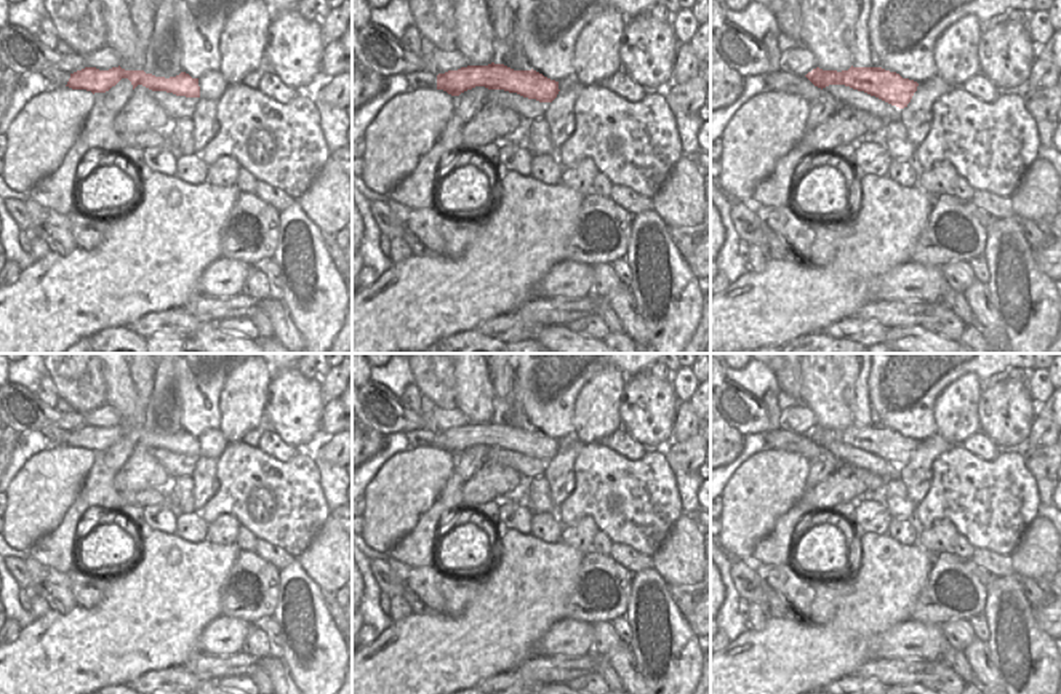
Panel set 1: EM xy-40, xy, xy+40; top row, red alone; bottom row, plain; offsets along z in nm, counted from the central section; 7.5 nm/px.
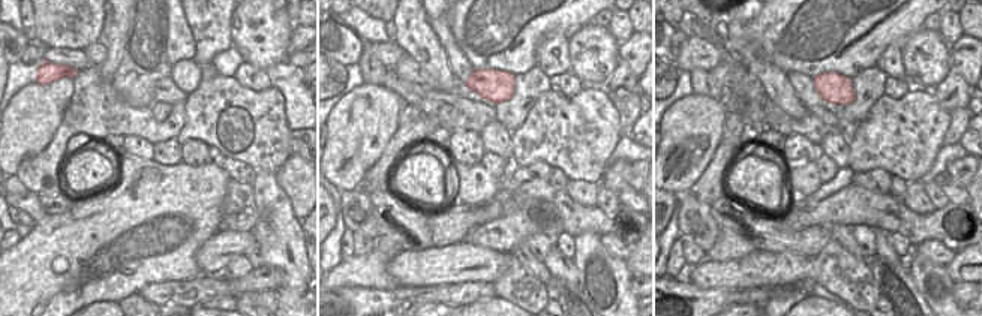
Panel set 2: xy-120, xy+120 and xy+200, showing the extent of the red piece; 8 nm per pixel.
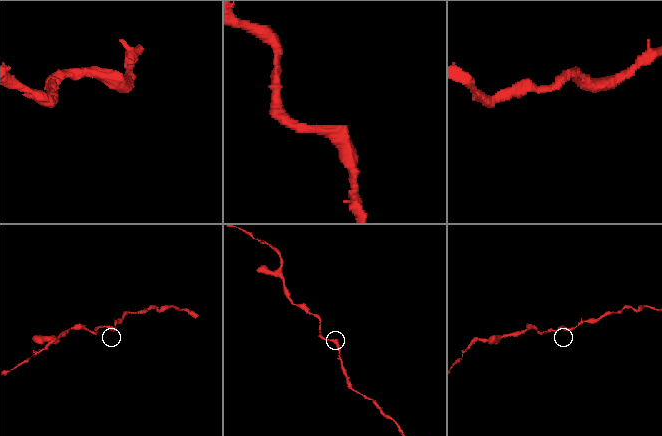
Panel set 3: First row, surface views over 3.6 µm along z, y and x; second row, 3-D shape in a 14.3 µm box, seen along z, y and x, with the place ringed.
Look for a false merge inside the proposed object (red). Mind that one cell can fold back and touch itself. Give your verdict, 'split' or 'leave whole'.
leave whole

